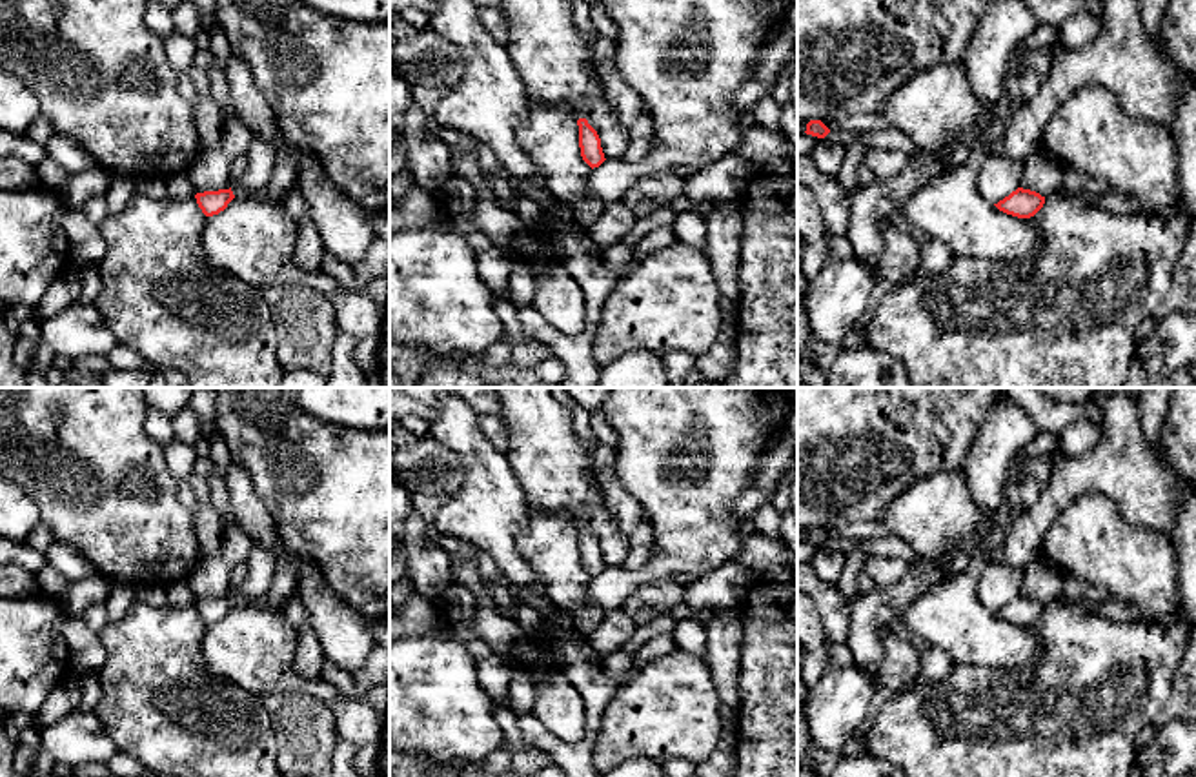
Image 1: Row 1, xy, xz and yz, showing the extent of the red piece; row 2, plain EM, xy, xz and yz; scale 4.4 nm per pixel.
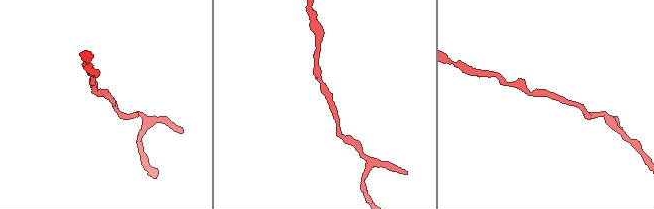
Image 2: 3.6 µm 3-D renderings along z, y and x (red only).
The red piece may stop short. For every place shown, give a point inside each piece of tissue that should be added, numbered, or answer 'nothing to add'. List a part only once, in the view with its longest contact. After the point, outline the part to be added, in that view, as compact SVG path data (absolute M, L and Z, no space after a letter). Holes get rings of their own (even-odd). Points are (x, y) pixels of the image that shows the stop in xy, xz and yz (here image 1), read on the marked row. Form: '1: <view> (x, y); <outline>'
nothing to add

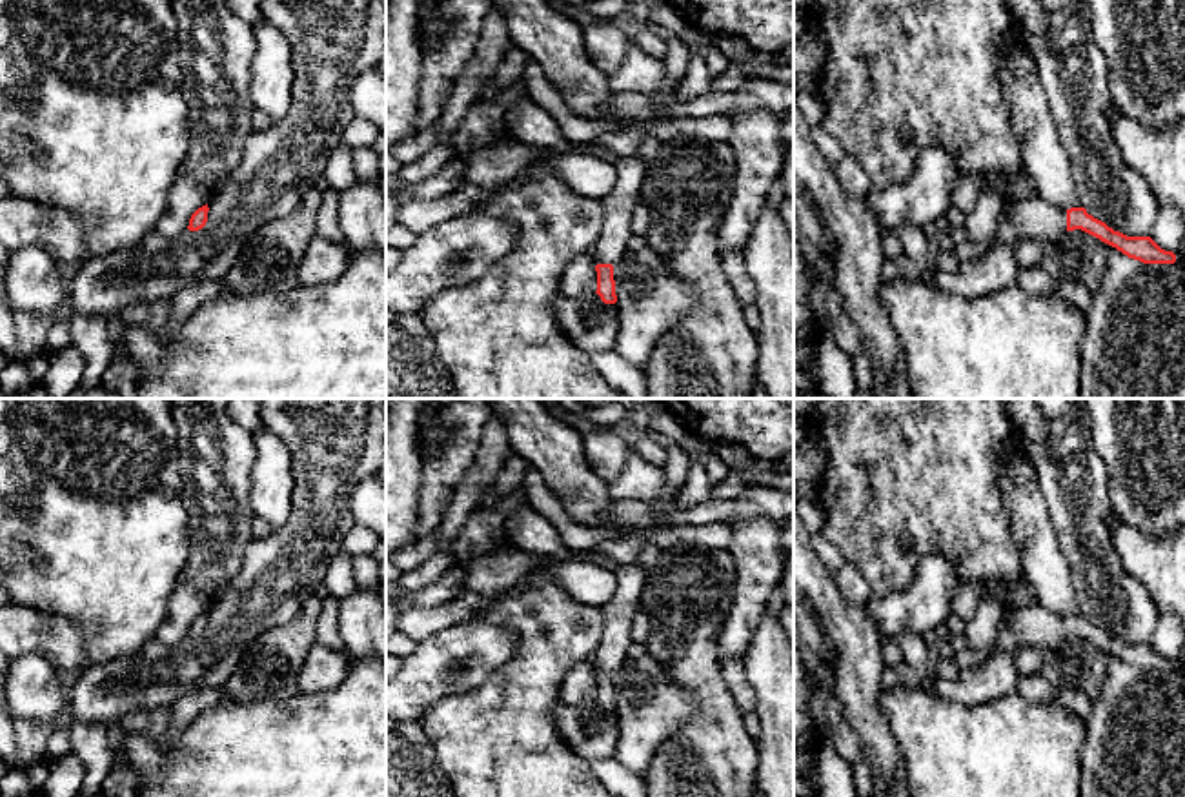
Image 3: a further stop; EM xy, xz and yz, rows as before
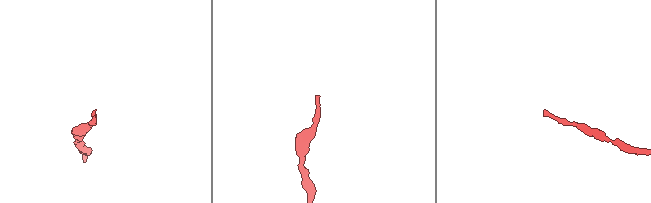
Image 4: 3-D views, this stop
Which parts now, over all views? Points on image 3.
1: yz (1027, 219); M1036 195L1016 200L1012 207L1003 207L992 244L1018 247L1032 238L1050 242L1063 231L1067 231L1067 211Z

